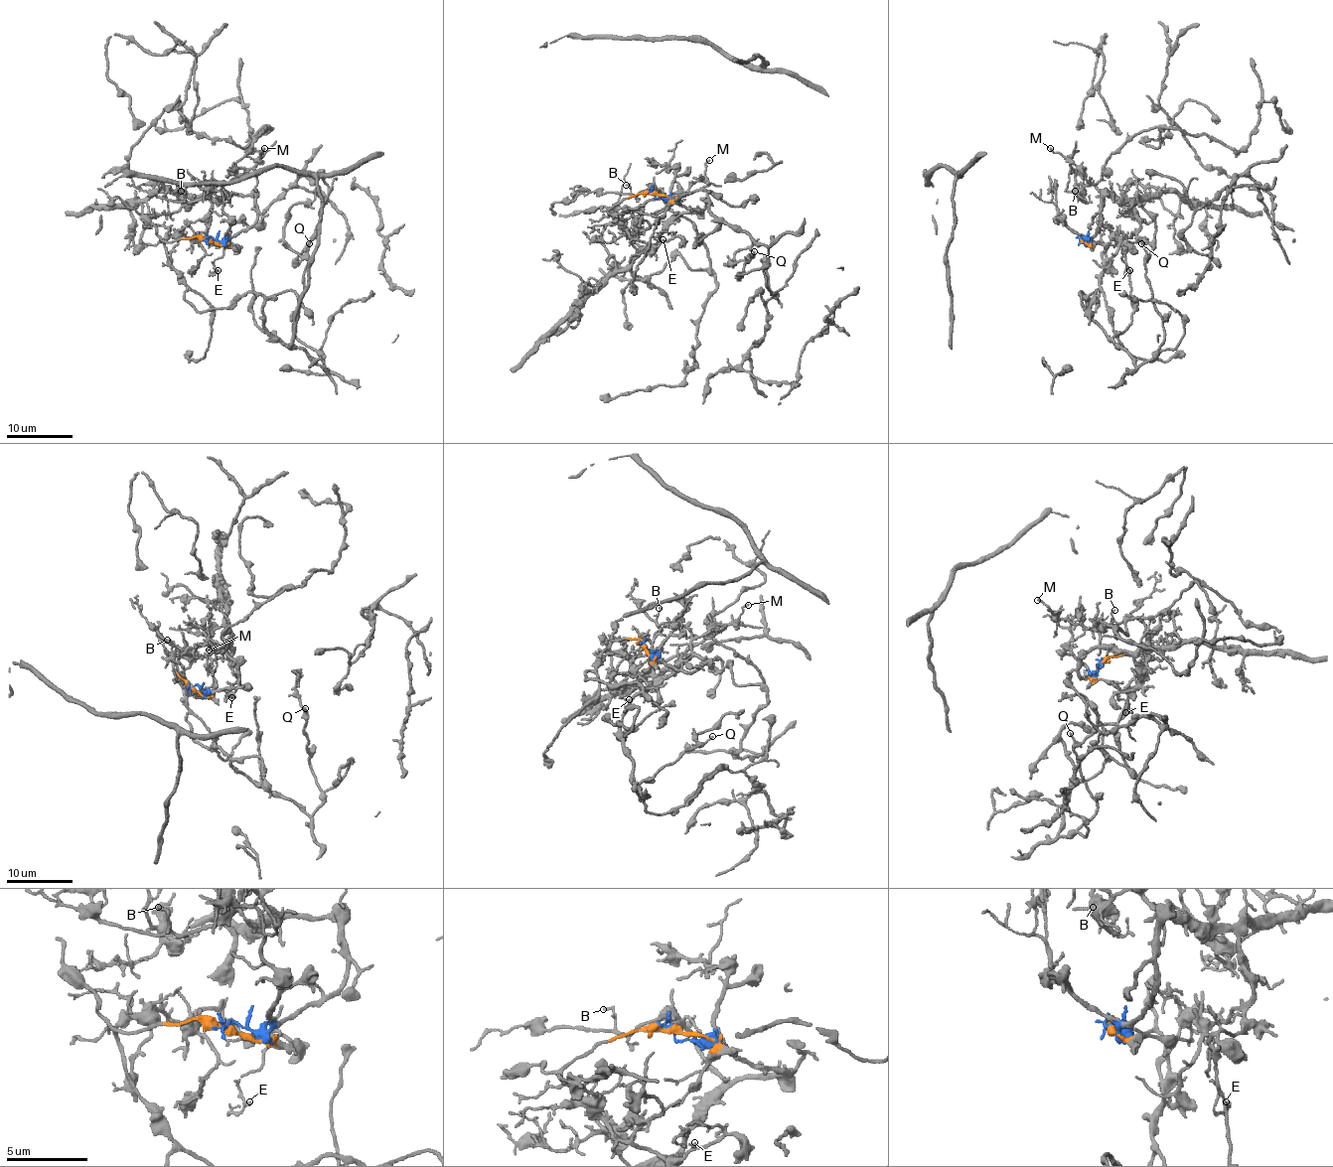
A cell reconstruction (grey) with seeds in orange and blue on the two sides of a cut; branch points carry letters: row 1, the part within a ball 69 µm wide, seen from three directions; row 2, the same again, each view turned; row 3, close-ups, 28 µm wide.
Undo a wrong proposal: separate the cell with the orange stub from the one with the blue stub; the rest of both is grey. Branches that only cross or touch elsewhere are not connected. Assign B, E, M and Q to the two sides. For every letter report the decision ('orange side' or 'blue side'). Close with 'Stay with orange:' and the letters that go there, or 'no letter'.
B: blue side
E: blue side
M: blue side
Q: orange side
Stay with orange: Q

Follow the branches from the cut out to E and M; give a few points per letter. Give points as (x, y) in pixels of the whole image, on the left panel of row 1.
E: (207, 239), (248, 229), (256, 202), (224, 195), (212, 203), (207, 234), (229, 242), (210, 274), (219, 269)
M: (207, 239), (229, 239), (256, 219), (256, 202), (251, 197), (229, 195), (223, 187), (254, 165), (265, 148)

